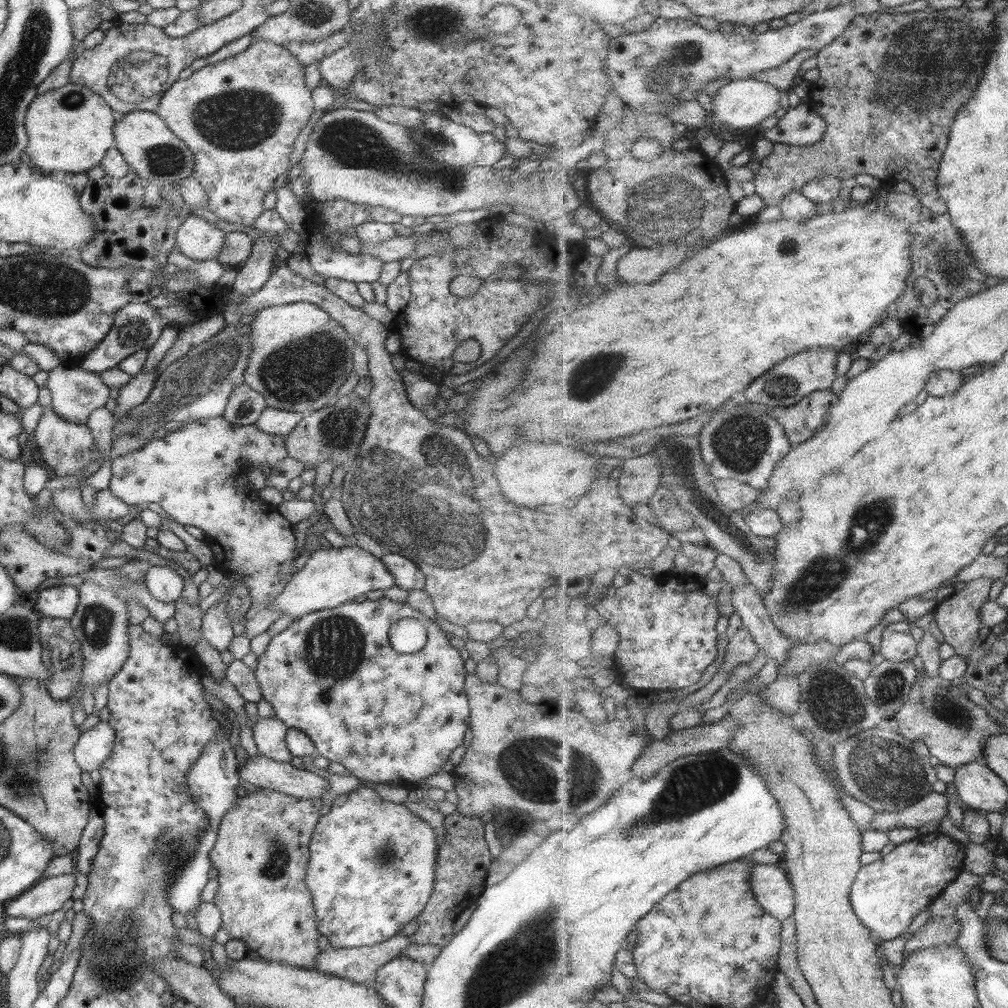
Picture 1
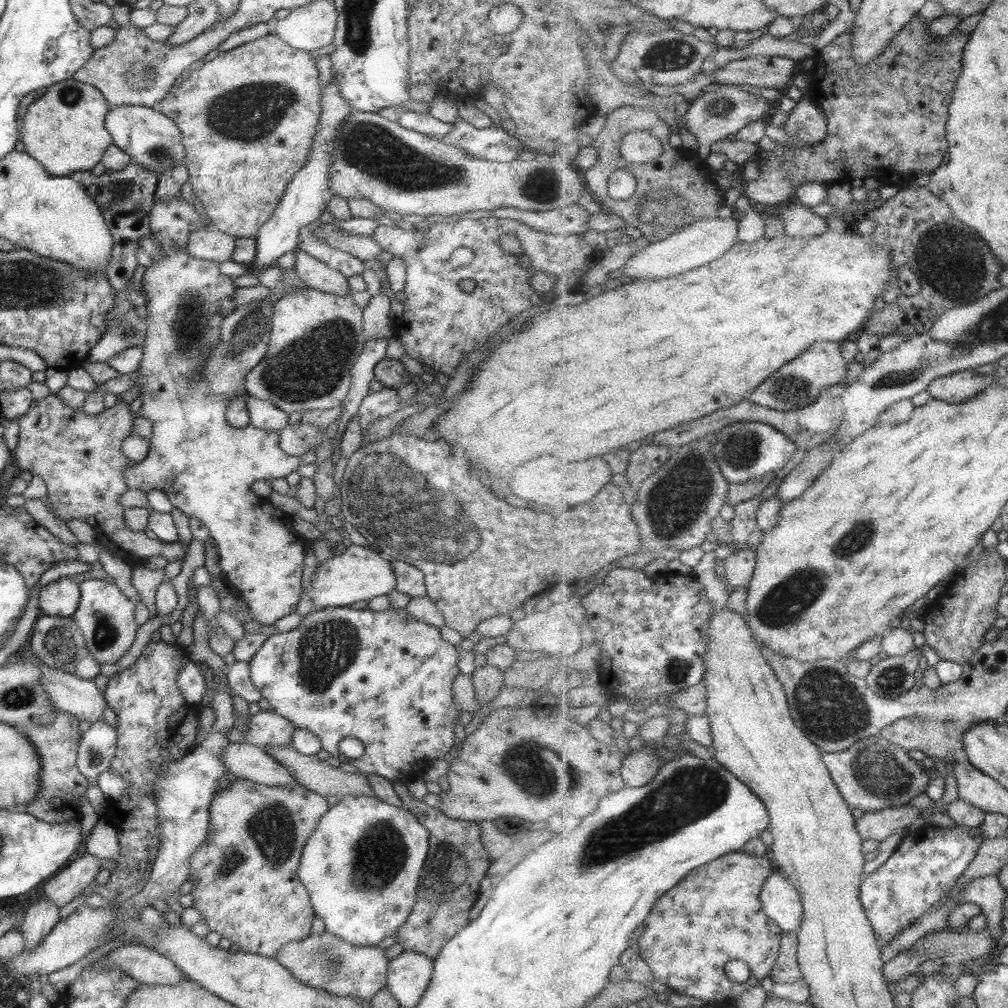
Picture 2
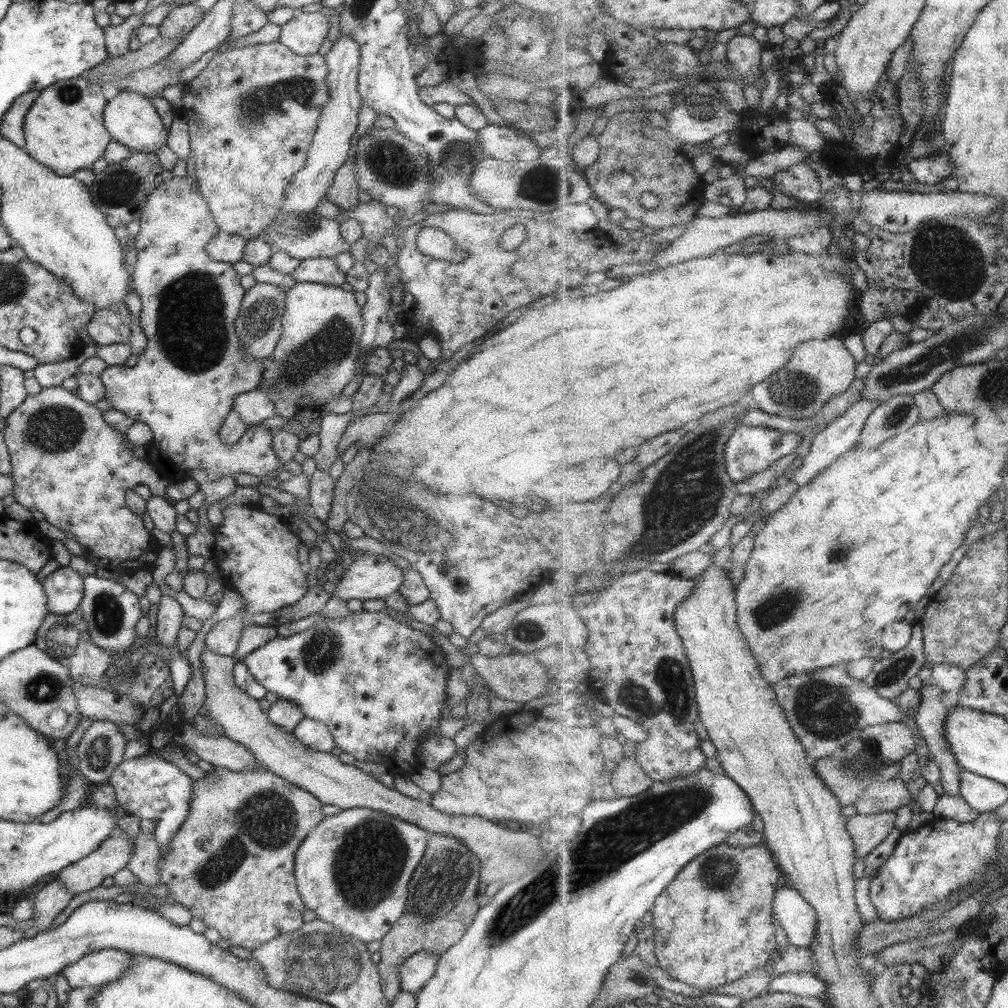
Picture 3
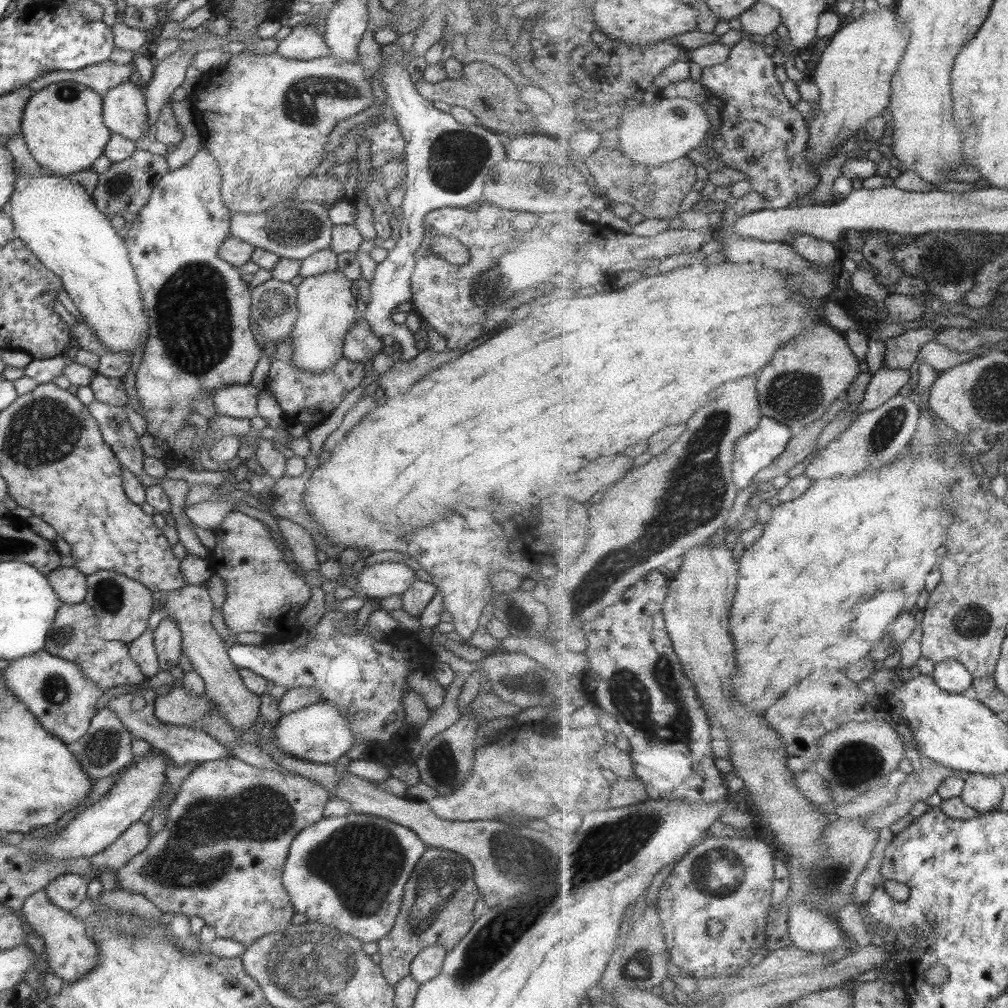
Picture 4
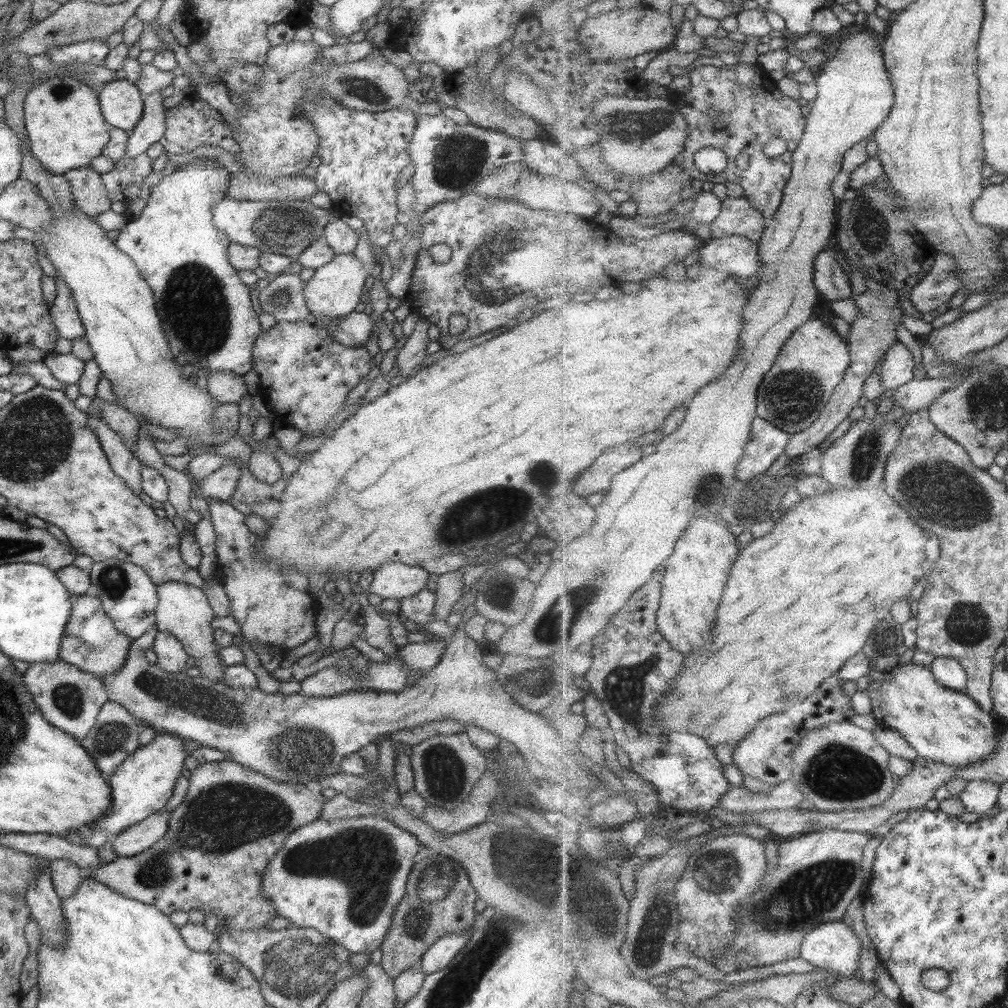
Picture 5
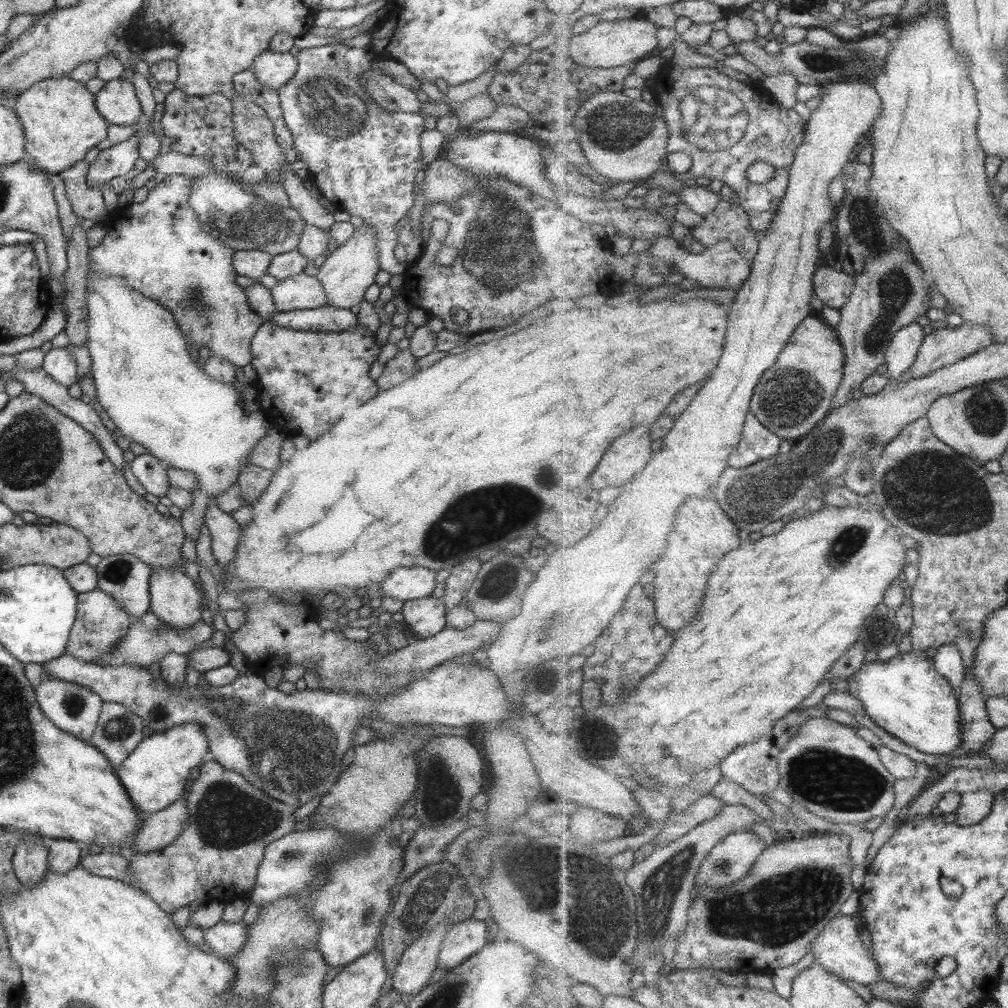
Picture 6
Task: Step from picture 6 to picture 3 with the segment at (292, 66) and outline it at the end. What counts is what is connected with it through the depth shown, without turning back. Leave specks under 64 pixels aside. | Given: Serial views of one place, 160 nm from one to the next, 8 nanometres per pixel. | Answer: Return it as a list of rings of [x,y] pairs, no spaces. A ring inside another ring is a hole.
[[[296,10],[289,22],[280,26],[277,39],[297,56],[315,54],[327,34],[328,18],[320,11],[309,13]]]

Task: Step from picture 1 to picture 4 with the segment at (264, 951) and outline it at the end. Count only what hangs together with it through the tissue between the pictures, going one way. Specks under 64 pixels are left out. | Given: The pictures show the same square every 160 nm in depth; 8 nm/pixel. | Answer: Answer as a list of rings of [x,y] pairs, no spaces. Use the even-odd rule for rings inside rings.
[[[239,755],[235,757],[225,756],[223,758],[217,758],[217,760],[203,762],[199,764],[198,768],[190,772],[187,777],[182,779],[183,782],[179,787],[179,792],[177,792],[174,800],[167,807],[163,829],[159,830],[153,838],[150,838],[147,847],[135,856],[132,856],[121,868],[115,869],[114,872],[117,889],[132,894],[143,895],[161,913],[183,914],[183,916],[189,918],[198,916],[204,920],[205,925],[209,925],[214,930],[216,937],[229,938],[229,940],[240,942],[243,946],[248,947],[250,944],[253,944],[253,941],[261,938],[261,936],[268,935],[270,932],[284,931],[285,928],[291,926],[290,920],[295,914],[295,911],[291,907],[289,895],[287,895],[287,892],[281,886],[282,864],[287,856],[287,851],[293,838],[303,828],[315,824],[315,822],[318,822],[318,820],[324,817],[322,812],[327,805],[329,796],[324,787],[306,778],[299,776],[289,777],[281,775],[277,771],[259,769],[255,766],[249,766],[245,762],[241,762],[238,758]]]

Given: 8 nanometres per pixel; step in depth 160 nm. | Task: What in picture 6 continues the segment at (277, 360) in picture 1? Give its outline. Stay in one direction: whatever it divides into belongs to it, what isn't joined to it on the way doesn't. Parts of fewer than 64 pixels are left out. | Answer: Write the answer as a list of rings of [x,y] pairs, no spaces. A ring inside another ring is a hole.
[[[363,223],[323,261],[315,278],[325,292],[327,305],[330,304],[335,309],[350,310],[351,306],[359,305],[364,300],[365,290],[374,284],[375,274],[379,269],[376,230]]]

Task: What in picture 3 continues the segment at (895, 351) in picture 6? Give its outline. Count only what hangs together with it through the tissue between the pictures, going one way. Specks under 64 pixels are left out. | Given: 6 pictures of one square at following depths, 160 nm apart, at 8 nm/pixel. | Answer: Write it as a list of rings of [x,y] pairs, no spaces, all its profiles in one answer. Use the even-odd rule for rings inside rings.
[[[861,399],[858,403],[852,404],[841,418],[831,422],[823,432],[820,432],[813,438],[808,454],[790,472],[789,480],[795,481],[801,487],[805,486],[828,466],[835,463],[841,455],[844,455],[847,451],[852,451],[858,444],[863,428],[868,423],[869,416],[879,405],[879,401],[870,401],[869,399]]]

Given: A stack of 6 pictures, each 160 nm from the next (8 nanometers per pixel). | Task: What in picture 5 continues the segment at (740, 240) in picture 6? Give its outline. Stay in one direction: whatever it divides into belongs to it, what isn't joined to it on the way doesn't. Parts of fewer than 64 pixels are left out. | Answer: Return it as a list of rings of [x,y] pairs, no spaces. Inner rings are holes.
[[[726,197],[722,200],[721,216],[713,221],[713,238],[731,234],[745,236],[753,242],[760,242],[766,227],[762,212],[759,212],[746,197]]]

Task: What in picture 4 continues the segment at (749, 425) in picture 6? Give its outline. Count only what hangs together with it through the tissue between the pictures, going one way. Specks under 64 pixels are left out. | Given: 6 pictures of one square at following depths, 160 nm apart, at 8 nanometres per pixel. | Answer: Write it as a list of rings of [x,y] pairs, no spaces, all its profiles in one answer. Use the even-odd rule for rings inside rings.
[[[763,414],[759,427],[745,435],[736,447],[733,480],[738,488],[754,484],[757,474],[785,452],[795,433],[789,426]]]

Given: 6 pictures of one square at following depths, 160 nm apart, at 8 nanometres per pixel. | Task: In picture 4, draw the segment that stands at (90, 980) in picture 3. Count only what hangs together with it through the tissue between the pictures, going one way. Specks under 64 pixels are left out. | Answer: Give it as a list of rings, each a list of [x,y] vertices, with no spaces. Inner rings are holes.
[[[43,889],[36,890],[34,894],[25,898],[21,907],[23,921],[29,931],[40,936],[44,944],[44,954],[46,954],[47,970],[52,972],[61,980],[70,983],[83,976],[96,961],[96,948],[86,935],[83,922],[81,922],[72,912],[61,910],[53,906]]]

